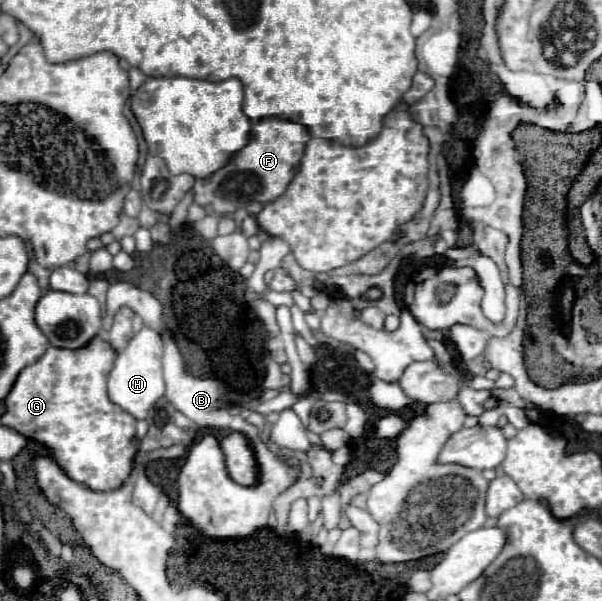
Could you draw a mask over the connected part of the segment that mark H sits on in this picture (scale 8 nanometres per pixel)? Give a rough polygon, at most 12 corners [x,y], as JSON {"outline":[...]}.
{"outline":[[141,328],[115,358],[109,400],[137,420],[165,394],[161,336]]}

